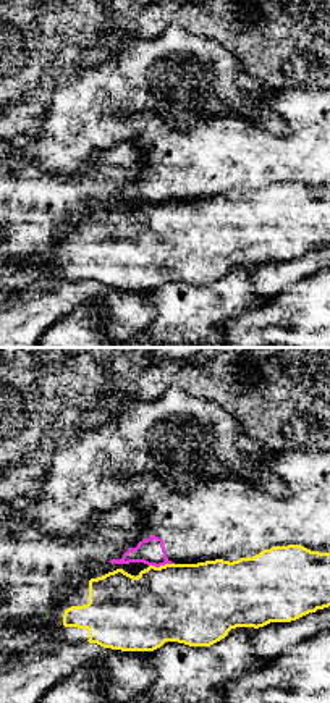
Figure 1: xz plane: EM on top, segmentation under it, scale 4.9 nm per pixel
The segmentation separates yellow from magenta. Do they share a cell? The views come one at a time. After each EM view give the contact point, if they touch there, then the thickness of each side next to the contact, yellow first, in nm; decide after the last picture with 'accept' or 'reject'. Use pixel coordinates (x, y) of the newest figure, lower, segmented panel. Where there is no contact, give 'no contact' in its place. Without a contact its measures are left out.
contact (160, 566); calibres 400 and 140 nm

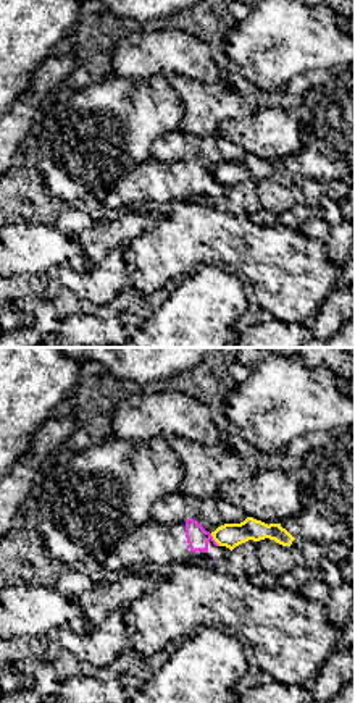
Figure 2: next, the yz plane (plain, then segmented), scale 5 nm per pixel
contact (215, 540); calibres 120 and 110 nm

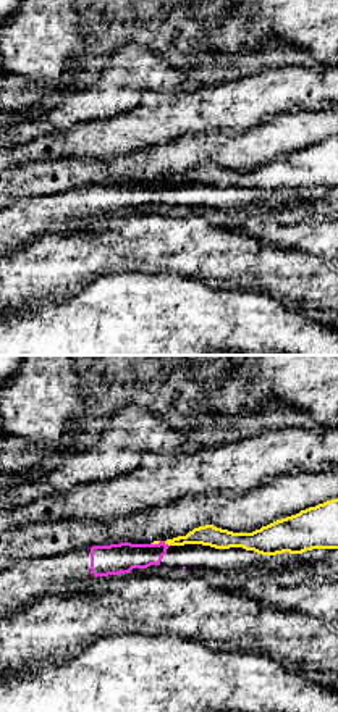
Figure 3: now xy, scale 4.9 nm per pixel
contact (167, 543); calibres 110 and 150 nm

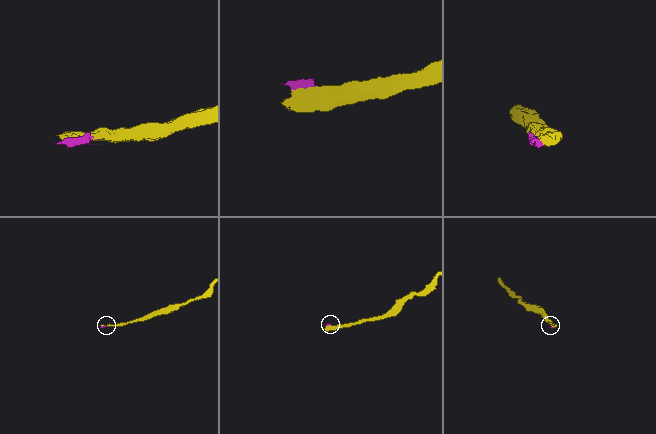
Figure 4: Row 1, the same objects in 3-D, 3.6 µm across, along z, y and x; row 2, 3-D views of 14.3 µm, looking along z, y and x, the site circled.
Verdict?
reject

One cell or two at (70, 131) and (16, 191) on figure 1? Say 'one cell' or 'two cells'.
two cells

